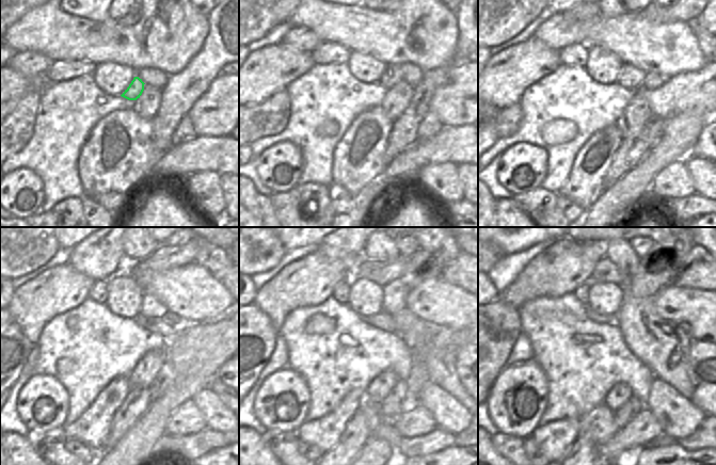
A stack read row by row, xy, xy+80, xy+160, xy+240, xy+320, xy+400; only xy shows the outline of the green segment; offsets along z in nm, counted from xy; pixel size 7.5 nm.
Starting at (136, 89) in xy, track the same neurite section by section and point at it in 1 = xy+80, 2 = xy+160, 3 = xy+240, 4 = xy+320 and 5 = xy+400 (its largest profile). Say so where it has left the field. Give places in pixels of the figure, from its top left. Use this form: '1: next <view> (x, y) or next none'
1: next xy+80 (392, 75)
2: next xy+160 (631, 78)
3: next xy+240 (150, 307)
4: next xy+320 (420, 266)
5: next xy+400 (658, 268)

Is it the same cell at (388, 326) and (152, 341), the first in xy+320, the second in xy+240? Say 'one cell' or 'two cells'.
two cells

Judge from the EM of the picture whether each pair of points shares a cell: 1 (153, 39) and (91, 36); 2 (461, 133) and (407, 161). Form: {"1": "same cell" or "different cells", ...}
{"1": "same cell", "2": "same cell"}

